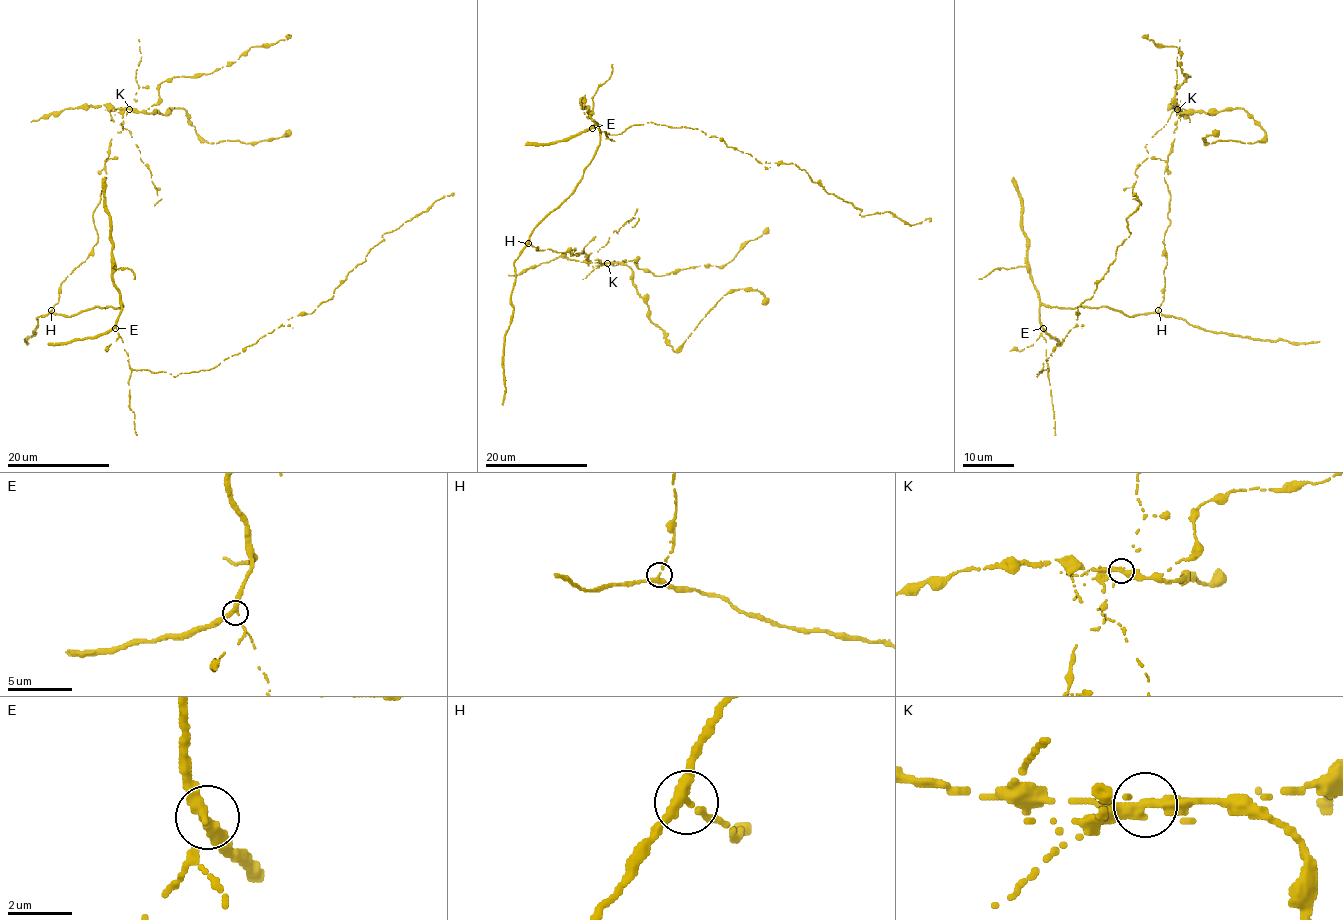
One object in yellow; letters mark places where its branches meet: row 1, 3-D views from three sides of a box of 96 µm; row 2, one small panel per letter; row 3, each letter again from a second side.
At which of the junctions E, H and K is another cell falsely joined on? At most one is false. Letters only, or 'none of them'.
K

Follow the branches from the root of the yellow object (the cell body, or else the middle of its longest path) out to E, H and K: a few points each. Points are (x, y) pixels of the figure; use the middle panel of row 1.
E: (574, 188), (600, 141), (599, 125), (592, 128)
H: (574, 188), (533, 229), (528, 243)
K: (574, 188), (528, 242), (537, 250), (574, 249), (571, 255), (578, 256), (583, 250), (588, 260), (606, 263)

